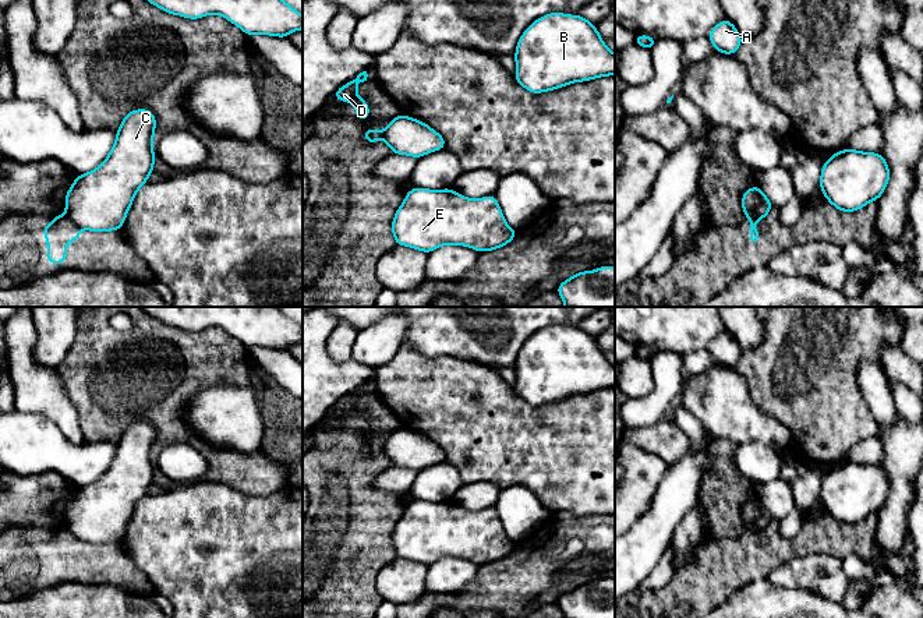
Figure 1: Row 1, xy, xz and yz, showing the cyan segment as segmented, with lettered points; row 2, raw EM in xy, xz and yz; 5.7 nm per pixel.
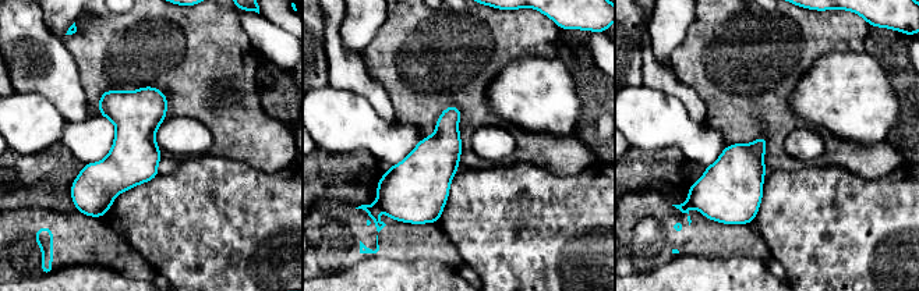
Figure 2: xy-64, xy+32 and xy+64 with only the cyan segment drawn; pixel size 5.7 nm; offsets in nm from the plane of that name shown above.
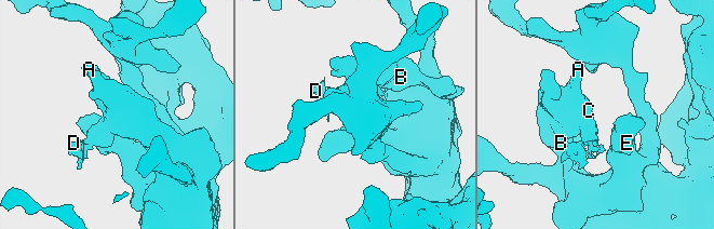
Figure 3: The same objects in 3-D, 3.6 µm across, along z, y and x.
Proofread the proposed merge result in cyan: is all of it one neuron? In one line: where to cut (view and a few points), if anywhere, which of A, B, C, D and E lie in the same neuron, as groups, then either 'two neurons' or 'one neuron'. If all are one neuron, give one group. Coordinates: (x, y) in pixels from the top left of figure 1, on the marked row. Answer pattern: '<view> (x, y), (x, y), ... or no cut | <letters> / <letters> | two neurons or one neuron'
xy (64, 215), (77, 228) | A B C E / D | two neurons

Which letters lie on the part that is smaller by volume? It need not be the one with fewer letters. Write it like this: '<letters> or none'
D

